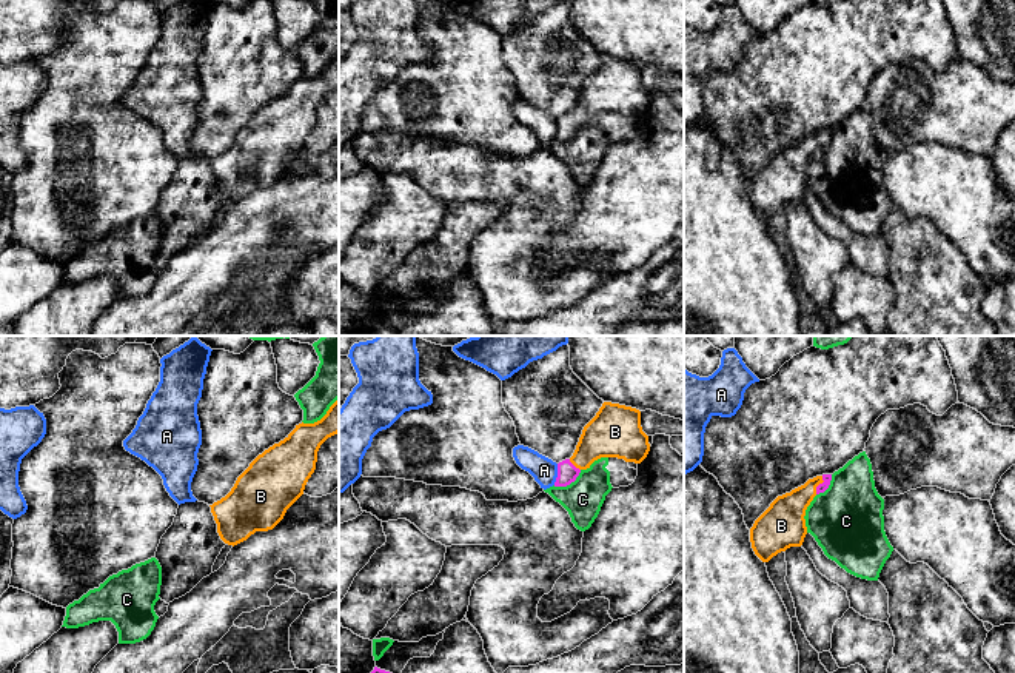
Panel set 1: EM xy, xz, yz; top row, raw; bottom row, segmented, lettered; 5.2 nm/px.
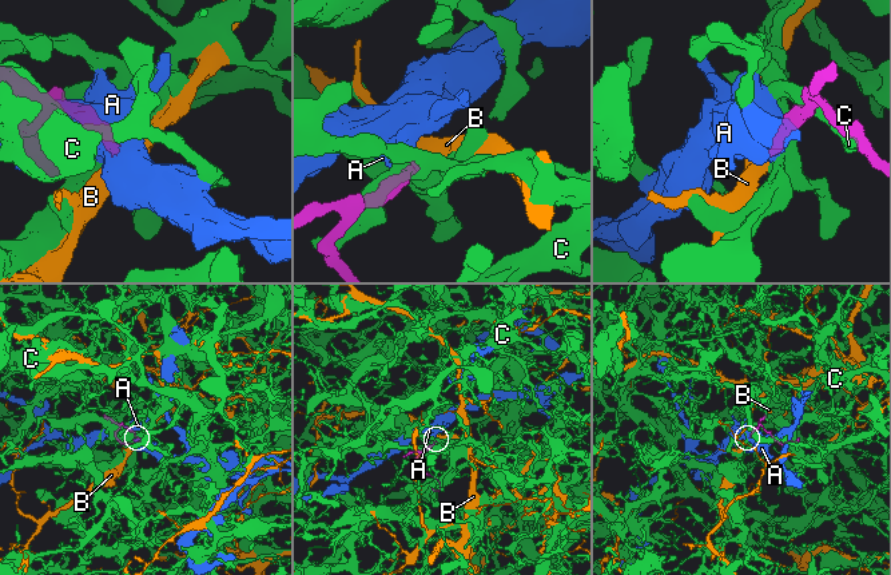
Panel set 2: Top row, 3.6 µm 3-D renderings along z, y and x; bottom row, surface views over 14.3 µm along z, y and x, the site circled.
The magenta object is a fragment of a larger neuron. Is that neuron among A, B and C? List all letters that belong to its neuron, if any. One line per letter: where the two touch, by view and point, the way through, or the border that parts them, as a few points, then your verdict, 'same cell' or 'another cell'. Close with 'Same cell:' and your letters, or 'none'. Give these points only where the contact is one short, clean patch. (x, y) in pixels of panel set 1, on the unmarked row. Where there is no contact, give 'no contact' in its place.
A: xz (558, 130) | another cell
B: yz (818, 140) | across yz (826, 133), (818, 140), (784, 174) | same cell
C: xz (569, 139) | another cell
Same cell: B

